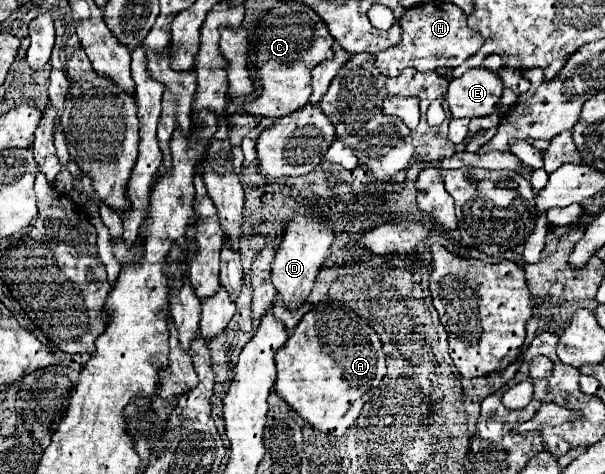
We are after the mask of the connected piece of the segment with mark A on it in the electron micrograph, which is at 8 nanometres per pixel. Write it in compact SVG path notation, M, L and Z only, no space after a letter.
M328 300L316 304L314 310L304 314L300 324L294 328L294 334L276 352L276 368L276 394L284 398L316 430L342 436L360 416L370 390L376 388L378 382L386 376L386 354L378 334L358 314L354 314L342 302Z

